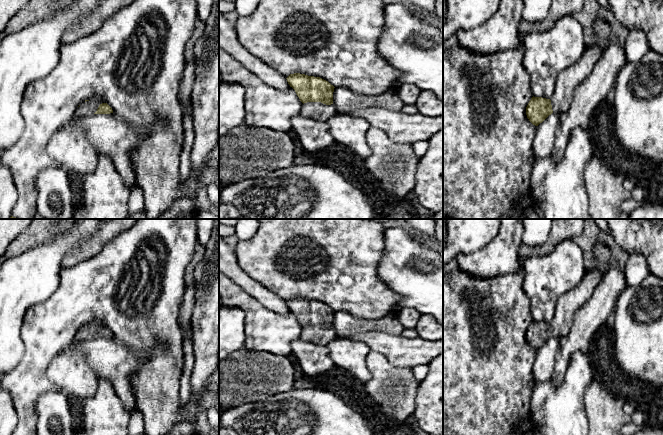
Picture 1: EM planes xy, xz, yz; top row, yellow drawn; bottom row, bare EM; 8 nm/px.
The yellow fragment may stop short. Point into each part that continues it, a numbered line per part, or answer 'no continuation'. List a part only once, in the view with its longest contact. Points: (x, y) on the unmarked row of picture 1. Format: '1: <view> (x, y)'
1: xz (321, 336)

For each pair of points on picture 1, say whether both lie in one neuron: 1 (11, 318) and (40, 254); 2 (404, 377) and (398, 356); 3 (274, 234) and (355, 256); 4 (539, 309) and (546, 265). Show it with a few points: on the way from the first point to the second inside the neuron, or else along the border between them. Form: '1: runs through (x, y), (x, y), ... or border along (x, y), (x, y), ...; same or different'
1: runs through (11, 302), (11, 294), (35, 270); same
2: border along (381, 354), (395, 366), (410, 367), (412, 369); different
3: runs through (294, 234), (325, 233), (335, 238); same
4: runs through (543, 298), (543, 291), (546, 288), (546, 276); same

